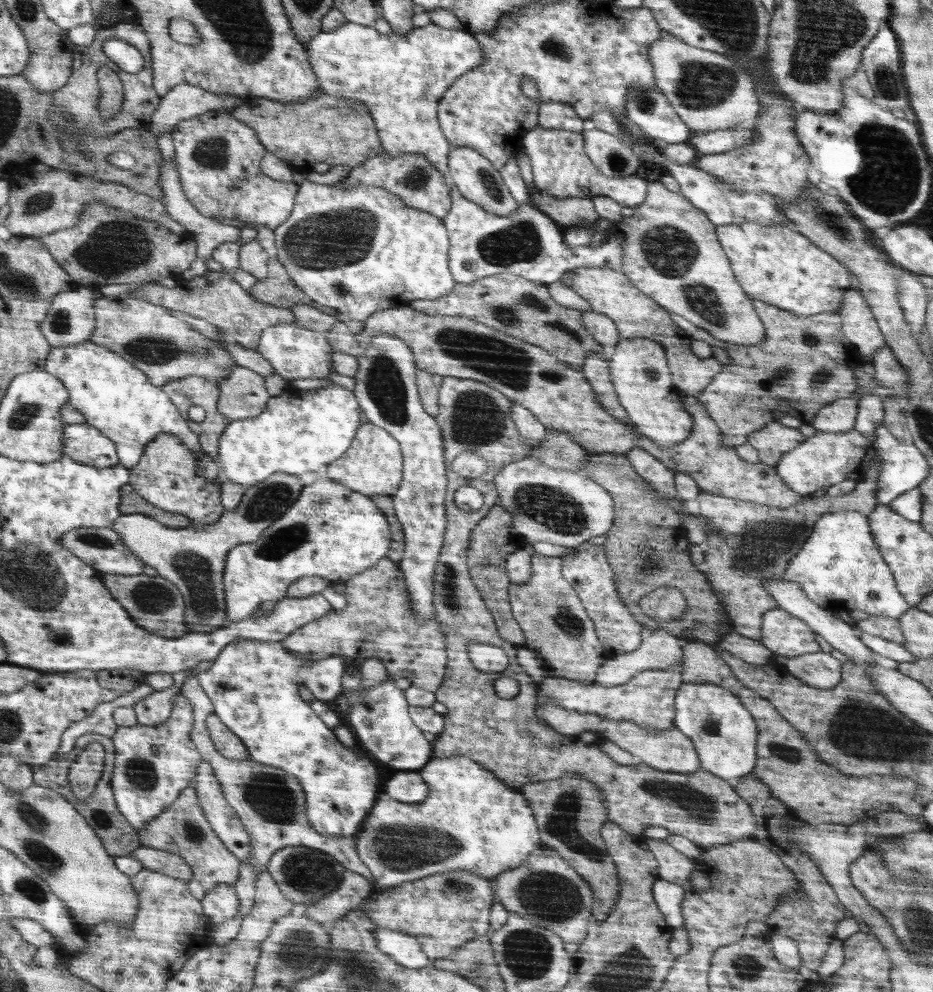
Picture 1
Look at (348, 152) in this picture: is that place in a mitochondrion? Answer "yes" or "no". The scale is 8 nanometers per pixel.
no

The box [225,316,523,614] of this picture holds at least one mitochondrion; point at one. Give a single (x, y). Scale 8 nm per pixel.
(476, 419)

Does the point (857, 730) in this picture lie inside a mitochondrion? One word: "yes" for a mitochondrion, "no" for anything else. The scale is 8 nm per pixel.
yes

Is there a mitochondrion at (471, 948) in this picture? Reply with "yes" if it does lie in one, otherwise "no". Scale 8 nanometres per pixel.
no

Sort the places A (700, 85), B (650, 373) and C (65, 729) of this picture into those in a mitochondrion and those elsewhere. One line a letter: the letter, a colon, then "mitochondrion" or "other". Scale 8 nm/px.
A: mitochondrion
B: mitochondrion
C: other

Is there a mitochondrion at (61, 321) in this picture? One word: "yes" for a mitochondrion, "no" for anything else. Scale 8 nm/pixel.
yes

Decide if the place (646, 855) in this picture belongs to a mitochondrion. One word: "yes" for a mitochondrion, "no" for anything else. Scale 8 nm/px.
no

